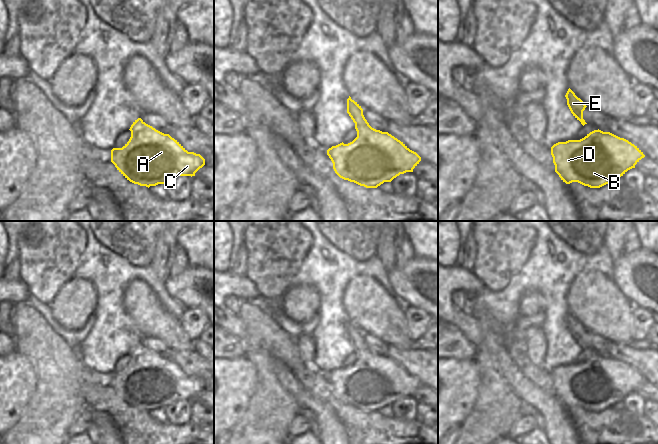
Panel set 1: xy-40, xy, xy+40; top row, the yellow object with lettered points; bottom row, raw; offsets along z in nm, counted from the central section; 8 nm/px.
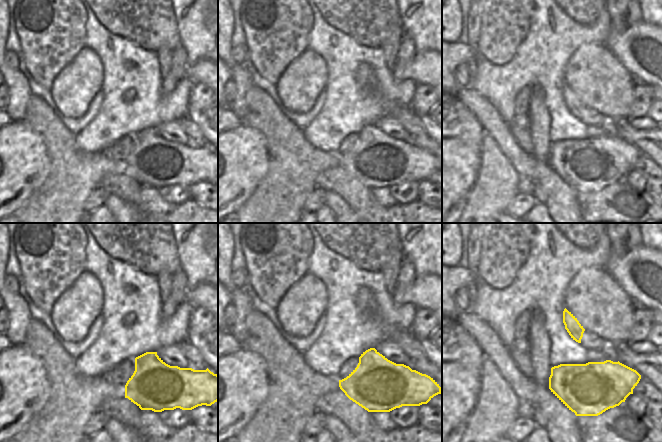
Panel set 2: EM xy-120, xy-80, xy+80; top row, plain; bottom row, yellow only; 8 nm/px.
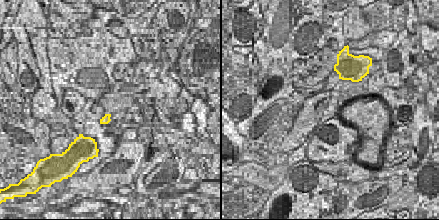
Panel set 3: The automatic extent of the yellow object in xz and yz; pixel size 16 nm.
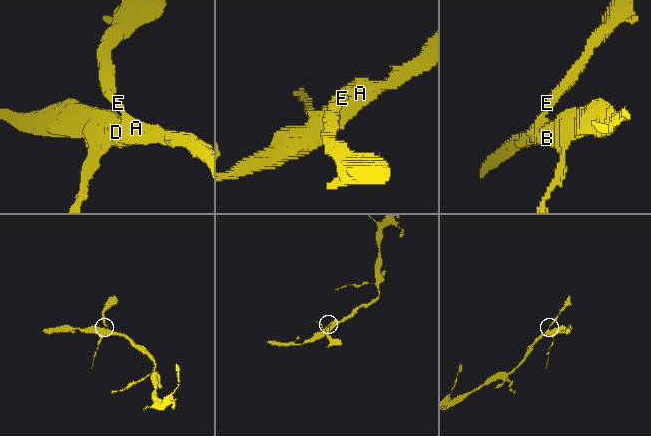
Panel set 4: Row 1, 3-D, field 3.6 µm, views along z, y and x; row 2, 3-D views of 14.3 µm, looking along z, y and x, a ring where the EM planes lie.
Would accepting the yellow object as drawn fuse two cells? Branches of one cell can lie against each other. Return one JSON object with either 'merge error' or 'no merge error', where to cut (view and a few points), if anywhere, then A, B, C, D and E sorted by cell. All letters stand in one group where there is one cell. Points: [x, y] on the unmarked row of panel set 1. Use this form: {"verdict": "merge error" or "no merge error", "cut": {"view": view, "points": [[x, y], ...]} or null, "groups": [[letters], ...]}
{"verdict": "no merge error", "cut": null, "groups": [["A", "B", "C", "D", "E"]]}

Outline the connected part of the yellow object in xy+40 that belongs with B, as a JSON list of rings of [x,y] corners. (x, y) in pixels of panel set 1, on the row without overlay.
[[[594,354],[580,364],[558,366],[551,371],[555,396],[566,408],[578,406],[590,412],[611,408],[645,381],[634,368],[610,356]]]

